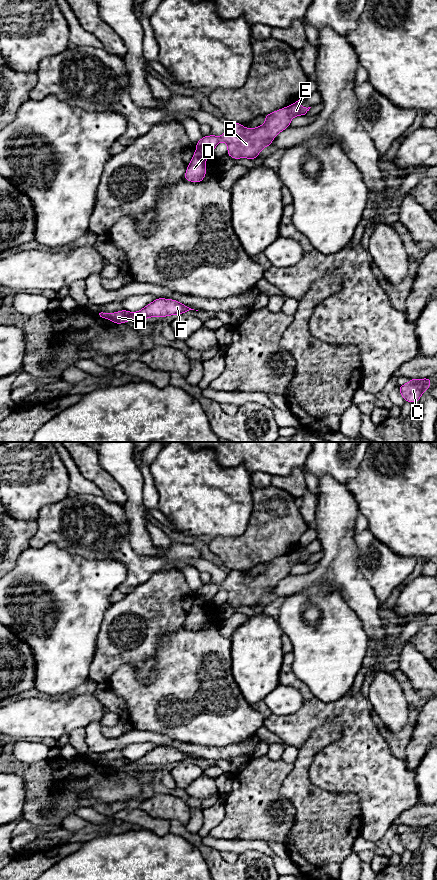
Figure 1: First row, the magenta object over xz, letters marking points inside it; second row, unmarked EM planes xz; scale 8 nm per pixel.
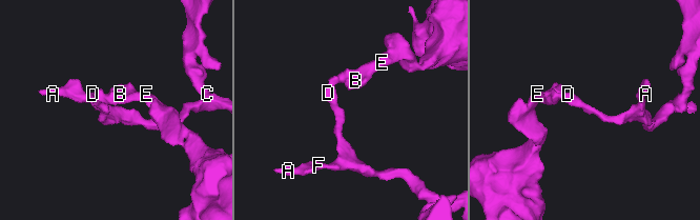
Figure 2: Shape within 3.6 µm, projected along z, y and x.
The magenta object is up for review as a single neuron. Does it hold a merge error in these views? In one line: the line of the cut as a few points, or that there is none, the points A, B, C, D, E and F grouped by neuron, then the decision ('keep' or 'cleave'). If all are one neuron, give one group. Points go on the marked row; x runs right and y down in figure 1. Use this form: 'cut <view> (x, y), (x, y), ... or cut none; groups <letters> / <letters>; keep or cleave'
cut xz (197, 148), (207, 155); groups A C D F / B E; cleave

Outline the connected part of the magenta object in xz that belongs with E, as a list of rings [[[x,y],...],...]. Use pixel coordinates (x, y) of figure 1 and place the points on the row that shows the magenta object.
[[[299,99],[292,105],[274,111],[265,116],[265,123],[257,128],[244,128],[241,123],[228,123],[222,136],[204,136],[196,144],[196,148],[210,154],[223,141],[227,144],[227,155],[234,159],[258,158],[260,151],[271,145],[273,139],[290,126],[290,121],[299,115],[305,116],[311,107],[301,107]]]

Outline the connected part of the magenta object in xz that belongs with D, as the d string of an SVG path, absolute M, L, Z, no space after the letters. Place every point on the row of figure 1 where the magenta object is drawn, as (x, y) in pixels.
M196 149L188 167L184 178L190 182L201 182L206 174L206 159L208 155Z

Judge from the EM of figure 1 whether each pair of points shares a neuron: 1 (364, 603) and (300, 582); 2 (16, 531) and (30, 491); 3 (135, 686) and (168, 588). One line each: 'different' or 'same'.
1: same
2: different
3: different

